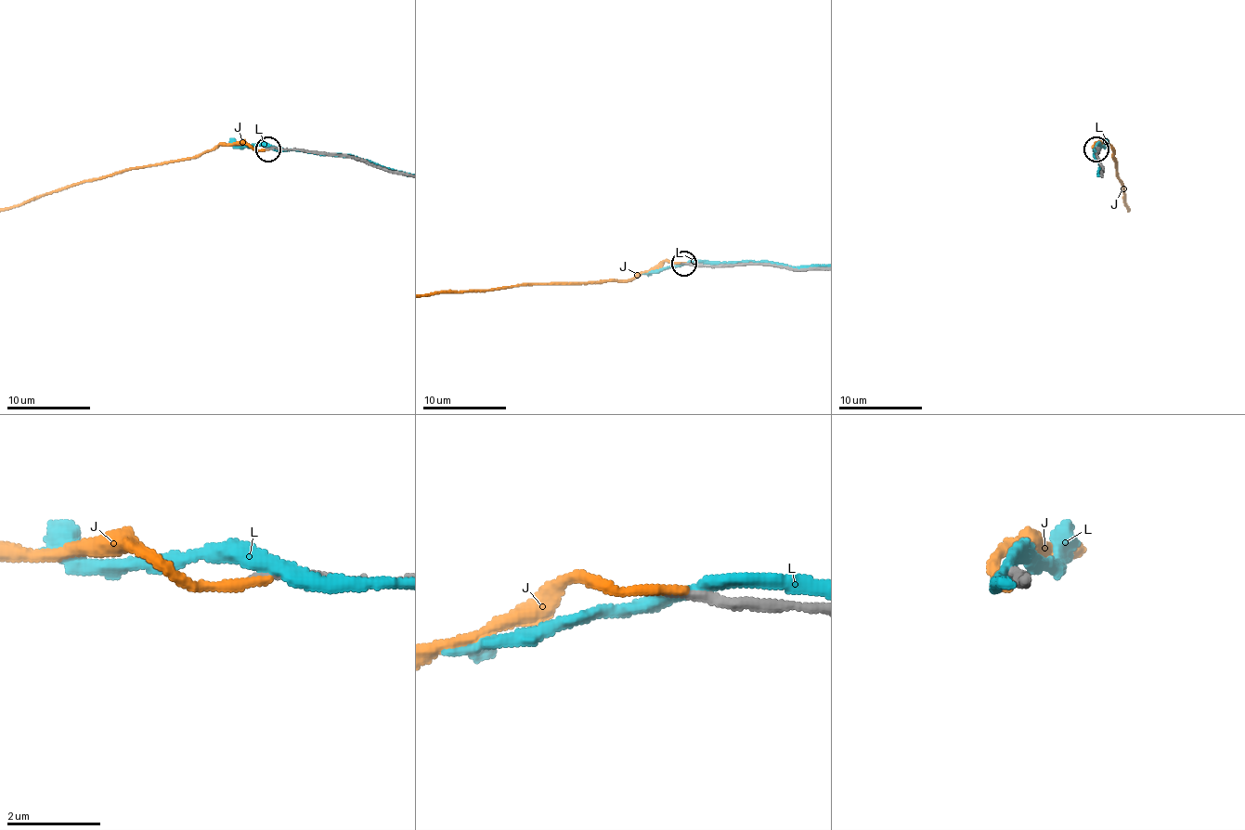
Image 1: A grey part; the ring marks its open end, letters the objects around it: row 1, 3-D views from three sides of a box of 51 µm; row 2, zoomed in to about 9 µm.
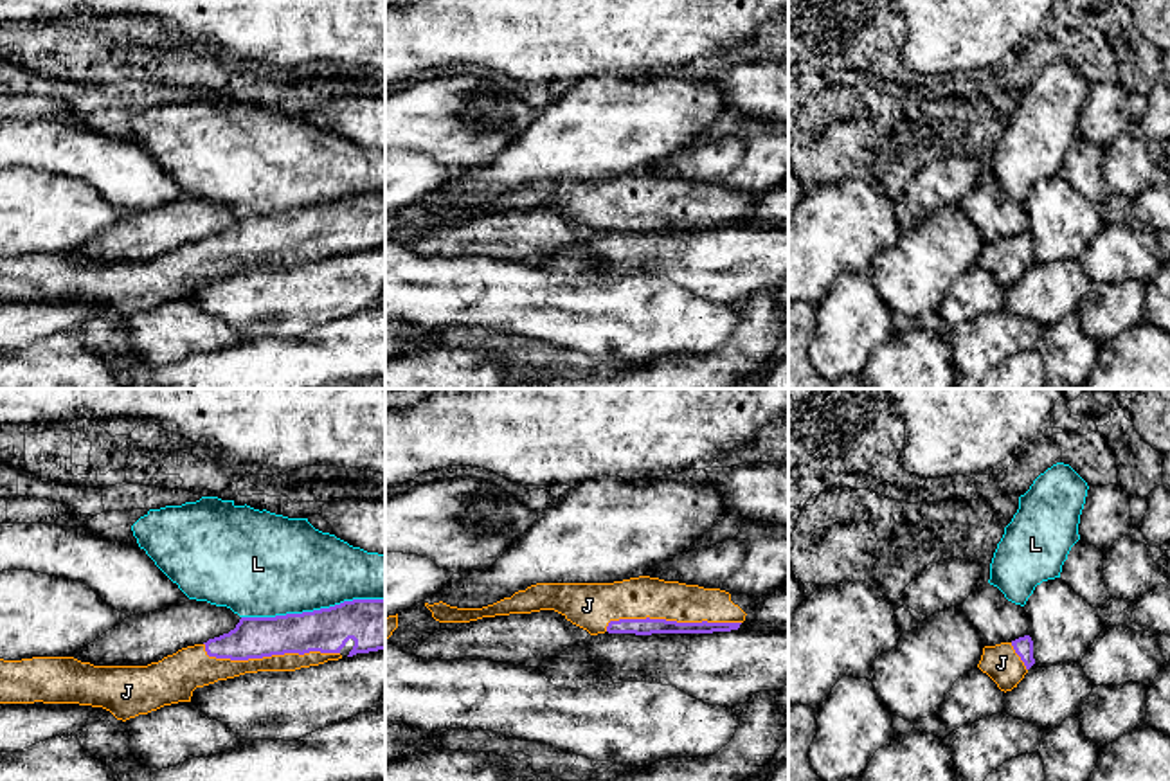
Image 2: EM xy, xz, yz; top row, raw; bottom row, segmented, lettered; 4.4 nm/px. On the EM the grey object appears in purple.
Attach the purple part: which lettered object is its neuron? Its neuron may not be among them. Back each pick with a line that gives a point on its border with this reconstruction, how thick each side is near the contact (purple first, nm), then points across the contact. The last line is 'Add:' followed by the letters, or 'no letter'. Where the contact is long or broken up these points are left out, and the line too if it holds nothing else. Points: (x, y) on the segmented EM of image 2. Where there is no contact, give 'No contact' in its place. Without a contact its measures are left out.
J: Touches purple at xy (269, 655). Thickness 190 nm (purple) against 100 nm
Add: J

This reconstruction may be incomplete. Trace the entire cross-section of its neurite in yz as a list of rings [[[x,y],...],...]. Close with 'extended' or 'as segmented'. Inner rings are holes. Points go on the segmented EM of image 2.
[[[1024,635],[1012,642],[985,646],[977,668],[1006,693],[1017,687],[1033,664],[1033,641]]] | extended

